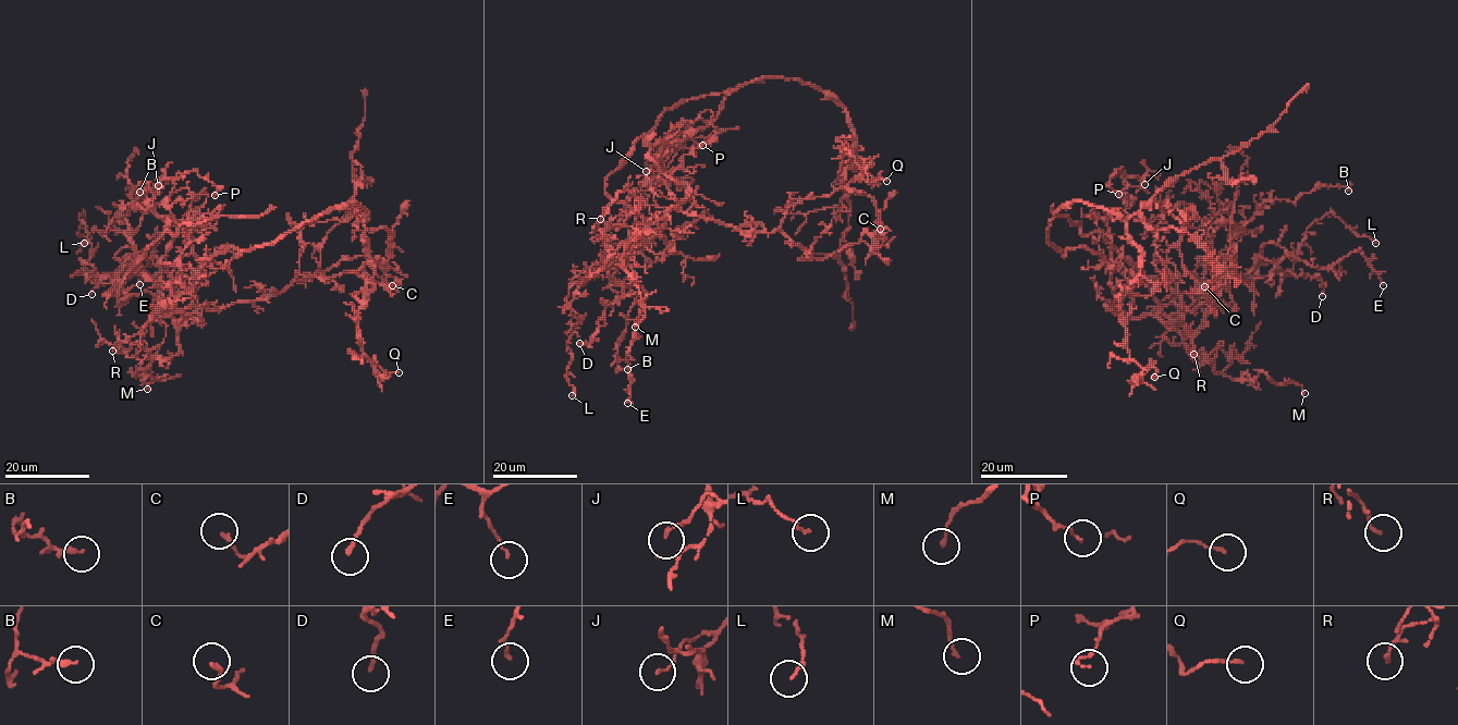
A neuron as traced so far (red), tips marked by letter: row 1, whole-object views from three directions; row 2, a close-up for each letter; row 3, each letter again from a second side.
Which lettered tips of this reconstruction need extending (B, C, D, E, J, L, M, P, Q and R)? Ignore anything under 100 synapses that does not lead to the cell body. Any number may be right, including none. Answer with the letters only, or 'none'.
none

